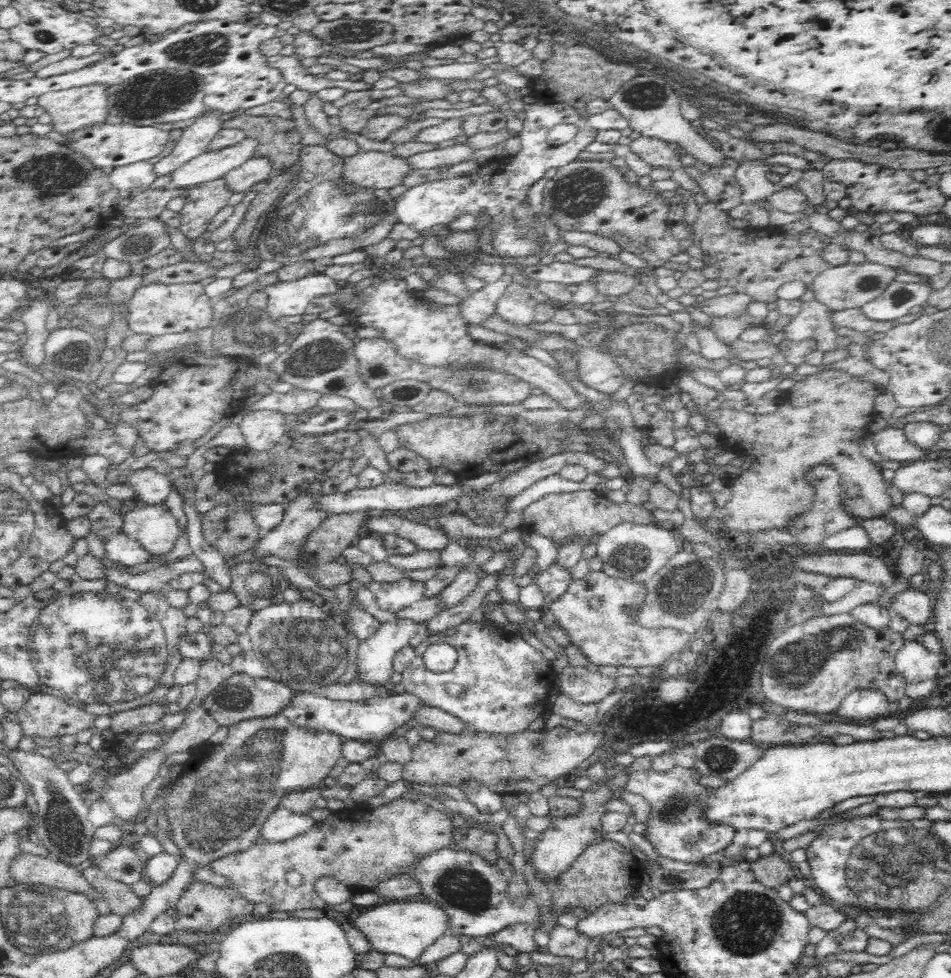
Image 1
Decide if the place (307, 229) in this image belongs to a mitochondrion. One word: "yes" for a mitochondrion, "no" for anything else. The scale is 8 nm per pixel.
yes

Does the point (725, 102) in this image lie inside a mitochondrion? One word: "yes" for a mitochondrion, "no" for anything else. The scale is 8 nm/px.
yes

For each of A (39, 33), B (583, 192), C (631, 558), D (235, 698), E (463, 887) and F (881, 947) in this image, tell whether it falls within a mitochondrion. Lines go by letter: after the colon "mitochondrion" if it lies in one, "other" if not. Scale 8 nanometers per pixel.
A: mitochondrion
B: mitochondrion
C: mitochondrion
D: mitochondrion
E: mitochondrion
F: other

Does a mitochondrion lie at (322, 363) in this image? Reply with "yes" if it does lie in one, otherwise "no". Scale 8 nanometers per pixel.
yes

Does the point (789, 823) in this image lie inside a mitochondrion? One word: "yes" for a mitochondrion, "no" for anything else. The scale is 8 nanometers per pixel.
no

